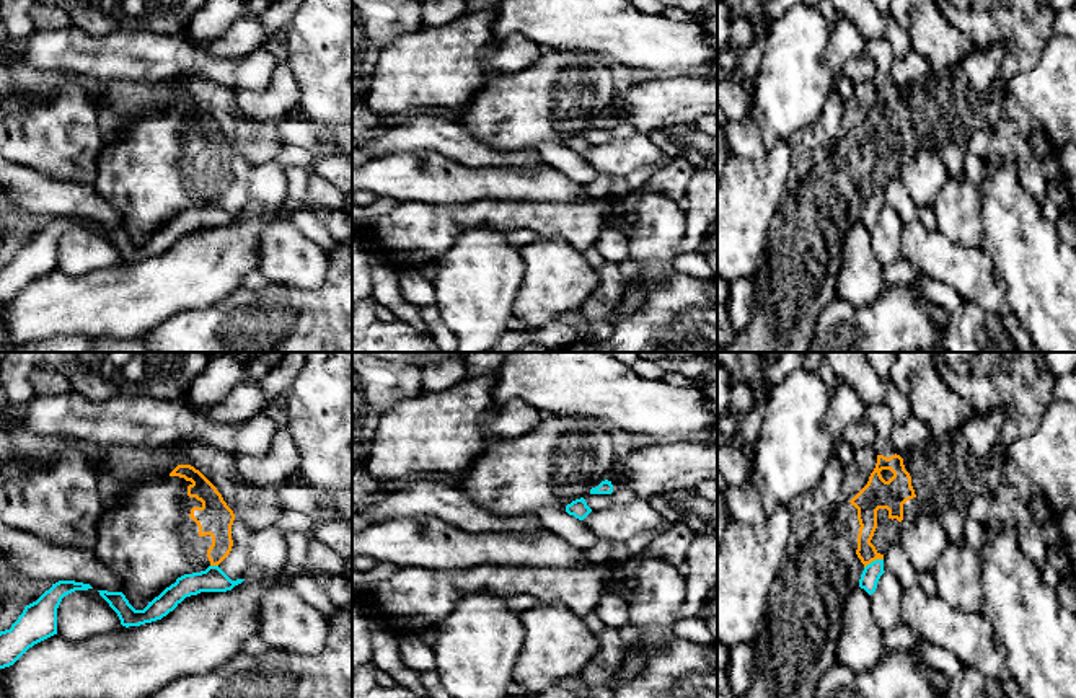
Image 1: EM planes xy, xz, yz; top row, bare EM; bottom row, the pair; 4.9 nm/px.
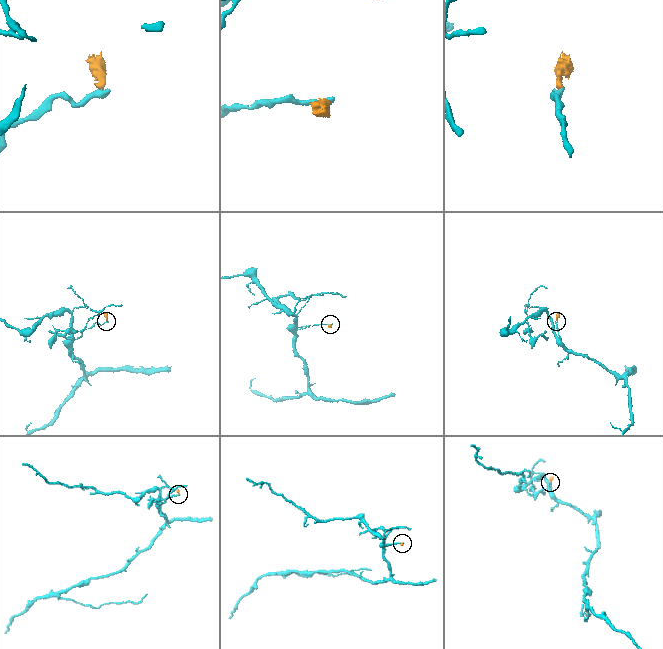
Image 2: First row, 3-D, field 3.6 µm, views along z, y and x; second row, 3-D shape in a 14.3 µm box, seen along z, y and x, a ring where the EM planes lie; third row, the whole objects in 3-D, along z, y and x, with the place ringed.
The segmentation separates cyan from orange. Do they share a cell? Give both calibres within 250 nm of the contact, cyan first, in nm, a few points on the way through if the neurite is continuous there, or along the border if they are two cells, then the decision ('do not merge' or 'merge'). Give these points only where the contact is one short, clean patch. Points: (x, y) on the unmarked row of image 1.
calibres 90 and 100 nm; border yz (882, 193), (873, 194), (864, 203); do not merge

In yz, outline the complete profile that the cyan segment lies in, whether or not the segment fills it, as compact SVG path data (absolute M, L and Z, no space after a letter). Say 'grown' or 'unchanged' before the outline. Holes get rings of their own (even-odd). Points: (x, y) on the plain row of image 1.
unchanged | M884 194L872 196L864 202L859 214L859 222L864 223L869 230L874 228L877 223L877 217L884 207Z

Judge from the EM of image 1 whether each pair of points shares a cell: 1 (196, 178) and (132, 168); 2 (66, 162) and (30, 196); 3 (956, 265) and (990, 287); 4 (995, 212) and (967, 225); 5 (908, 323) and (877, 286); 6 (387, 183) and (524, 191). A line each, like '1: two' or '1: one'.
1: one
2: two
3: one
4: two
5: two
6: one

